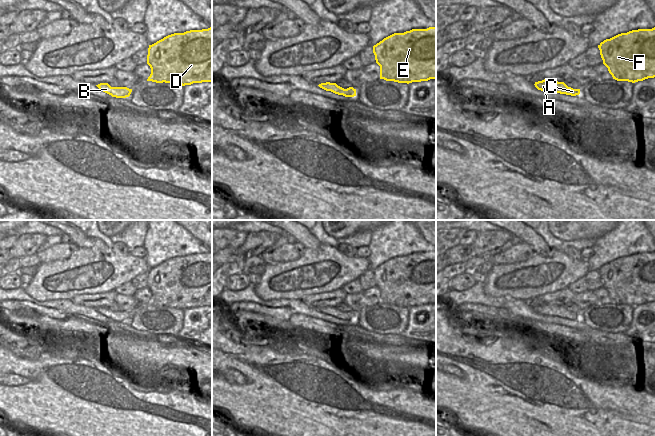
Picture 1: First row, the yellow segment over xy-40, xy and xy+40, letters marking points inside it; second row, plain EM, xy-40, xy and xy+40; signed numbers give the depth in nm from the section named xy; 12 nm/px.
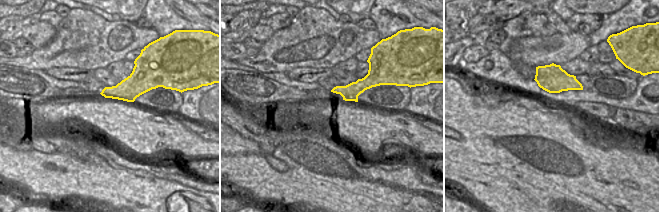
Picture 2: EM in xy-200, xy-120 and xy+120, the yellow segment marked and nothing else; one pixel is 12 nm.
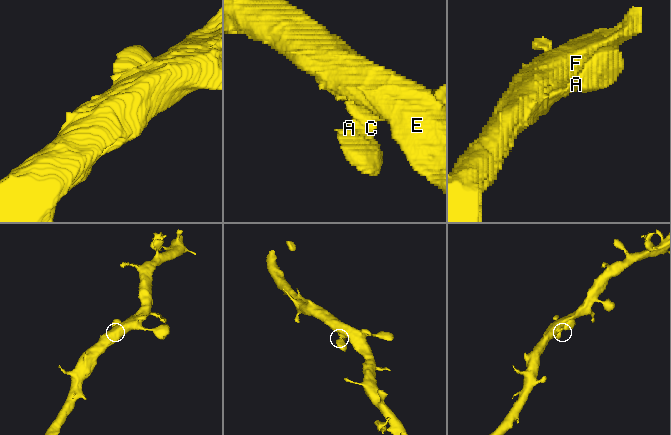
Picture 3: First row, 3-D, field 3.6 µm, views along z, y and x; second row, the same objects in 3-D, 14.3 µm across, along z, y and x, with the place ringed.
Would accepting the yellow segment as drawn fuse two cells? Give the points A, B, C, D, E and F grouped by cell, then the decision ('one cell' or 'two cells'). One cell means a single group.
A B C D E F | one cell

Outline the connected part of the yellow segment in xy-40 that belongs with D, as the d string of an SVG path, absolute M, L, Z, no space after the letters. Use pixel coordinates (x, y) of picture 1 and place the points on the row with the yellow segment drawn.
M212 26L208 29L174 33L149 45L147 64L151 68L147 81L182 86L212 82Z

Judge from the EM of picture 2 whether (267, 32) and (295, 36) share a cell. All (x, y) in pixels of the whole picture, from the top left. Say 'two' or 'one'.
two

